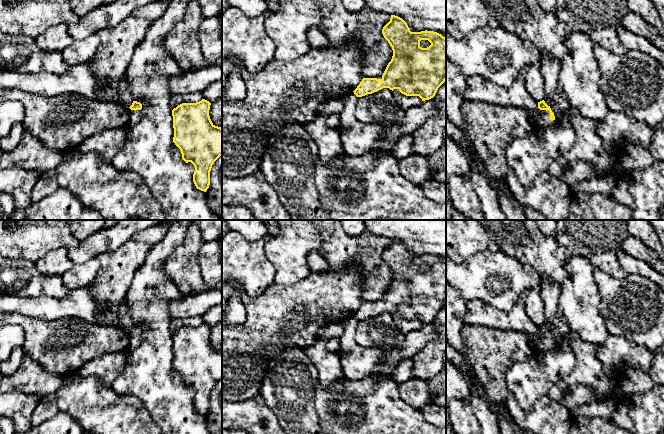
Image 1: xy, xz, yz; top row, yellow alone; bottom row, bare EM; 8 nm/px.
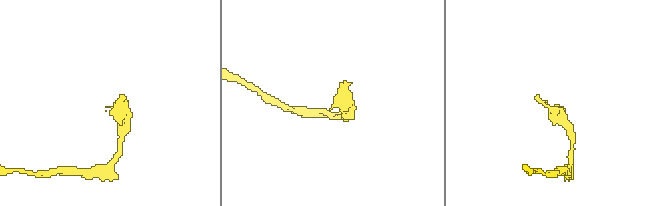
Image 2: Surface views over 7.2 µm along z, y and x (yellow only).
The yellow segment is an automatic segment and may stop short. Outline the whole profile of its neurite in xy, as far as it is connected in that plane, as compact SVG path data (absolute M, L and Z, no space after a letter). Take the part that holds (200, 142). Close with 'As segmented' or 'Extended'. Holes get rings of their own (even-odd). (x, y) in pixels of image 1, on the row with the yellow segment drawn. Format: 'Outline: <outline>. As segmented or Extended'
Outline: M202 99L196 103L182 103L172 110L173 142L180 149L182 159L194 165L193 182L204 192L210 185L212 165L222 156L222 128L212 123L210 105Z. As segmented

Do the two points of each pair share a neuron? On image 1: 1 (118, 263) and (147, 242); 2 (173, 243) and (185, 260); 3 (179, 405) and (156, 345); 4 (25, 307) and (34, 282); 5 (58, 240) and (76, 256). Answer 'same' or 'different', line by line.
1: same
2: different
3: same
4: different
5: different

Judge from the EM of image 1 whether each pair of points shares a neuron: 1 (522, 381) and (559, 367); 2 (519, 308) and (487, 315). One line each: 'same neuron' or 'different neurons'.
1: same neuron
2: same neuron

